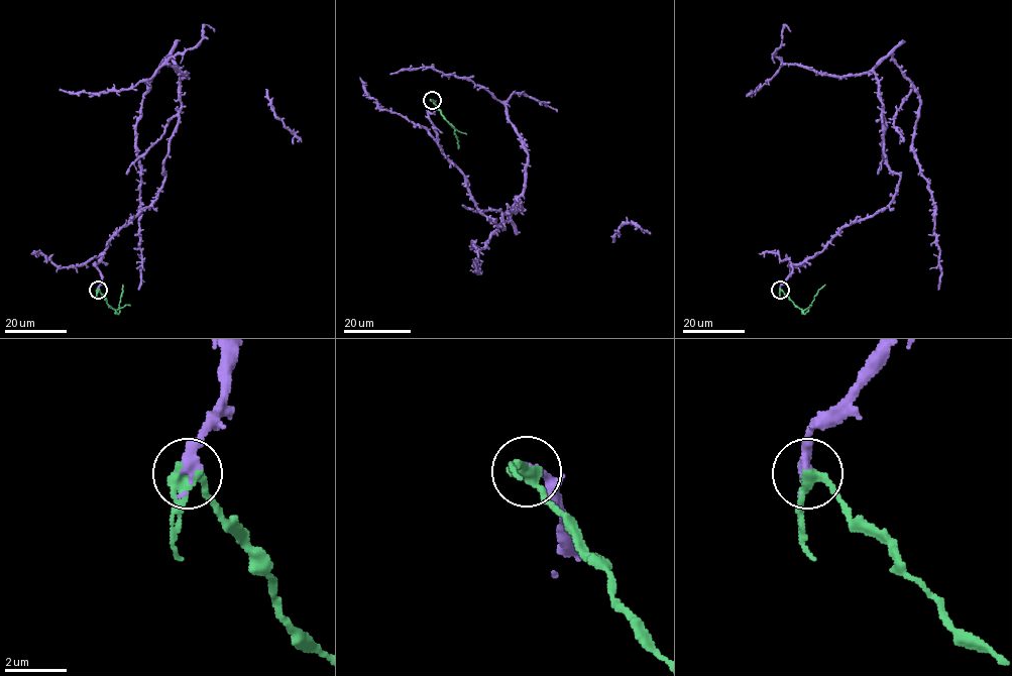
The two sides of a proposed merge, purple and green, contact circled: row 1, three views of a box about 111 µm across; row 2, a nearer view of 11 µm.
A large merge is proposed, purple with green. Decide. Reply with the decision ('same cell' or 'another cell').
another cell

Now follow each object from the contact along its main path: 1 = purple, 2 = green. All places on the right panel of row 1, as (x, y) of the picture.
1: (780, 290), (893, 198), (874, 71), (890, 54), (919, 99), (938, 290)
2: (780, 290), (803, 310), (808, 309), (817, 291), (825, 285)

